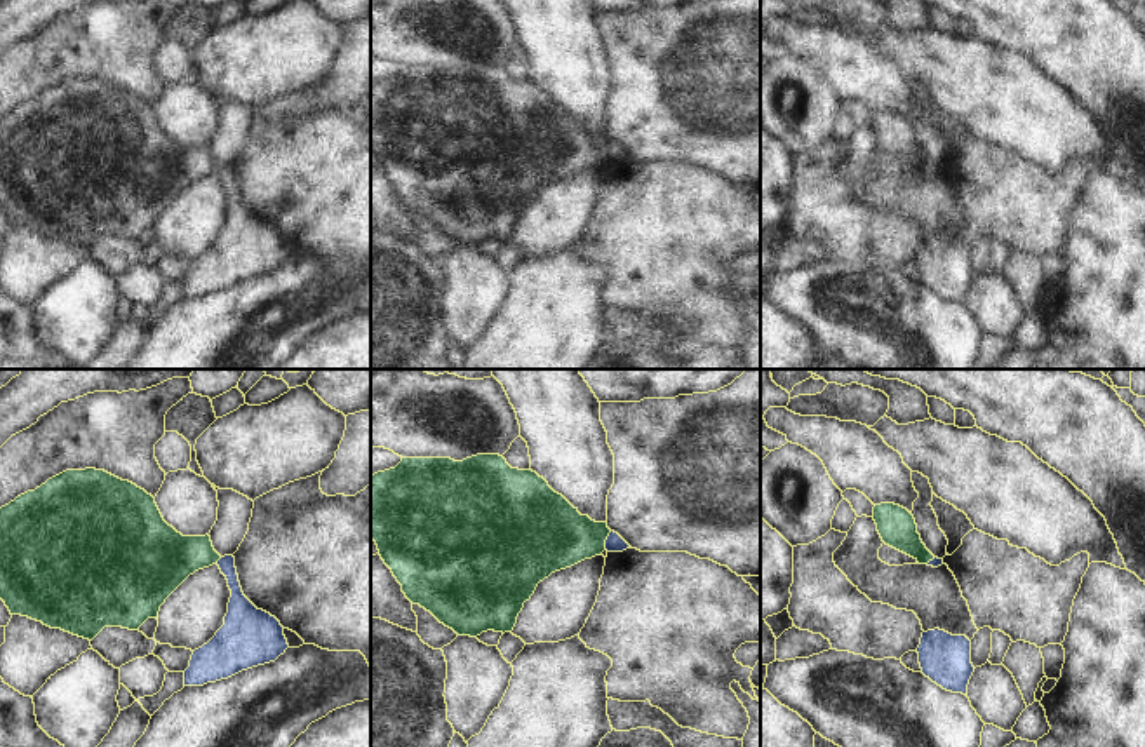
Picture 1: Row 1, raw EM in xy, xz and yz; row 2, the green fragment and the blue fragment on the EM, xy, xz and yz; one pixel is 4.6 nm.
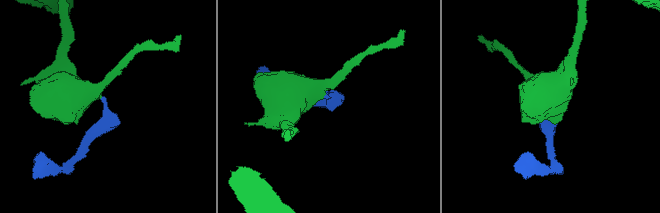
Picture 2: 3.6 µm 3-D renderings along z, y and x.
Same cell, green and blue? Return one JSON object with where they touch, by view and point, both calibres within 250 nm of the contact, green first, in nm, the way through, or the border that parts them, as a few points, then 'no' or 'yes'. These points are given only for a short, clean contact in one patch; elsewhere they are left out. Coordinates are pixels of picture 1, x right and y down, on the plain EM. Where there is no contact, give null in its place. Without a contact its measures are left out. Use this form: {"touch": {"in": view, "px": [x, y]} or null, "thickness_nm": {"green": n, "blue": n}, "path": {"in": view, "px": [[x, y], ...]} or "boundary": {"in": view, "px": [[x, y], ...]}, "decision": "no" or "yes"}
{"touch": {"in": "xz", "px": [606, 148]}, "thickness_nm": {"green": 320, "blue": 80}, "boundary": {"in": "xz", "px": [[611, 141], [604, 159]]}, "decision": "no"}

